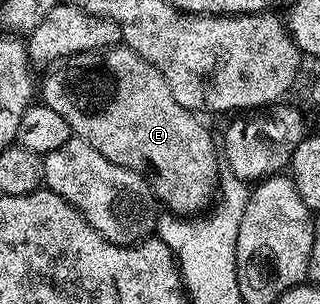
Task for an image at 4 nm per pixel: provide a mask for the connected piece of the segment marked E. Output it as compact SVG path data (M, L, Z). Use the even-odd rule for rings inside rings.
M118 45L103 51L84 51L57 59L44 71L45 76L39 79L40 102L55 109L55 113L67 121L76 138L87 141L87 145L103 153L107 161L115 161L115 165L123 165L123 169L131 169L140 175L150 192L170 207L166 207L170 212L189 215L210 202L219 181L218 144L217 147L213 144L213 135L197 120L200 118L175 101L171 85L167 85L163 73L159 73L155 65L143 61L143 57L129 47Z

